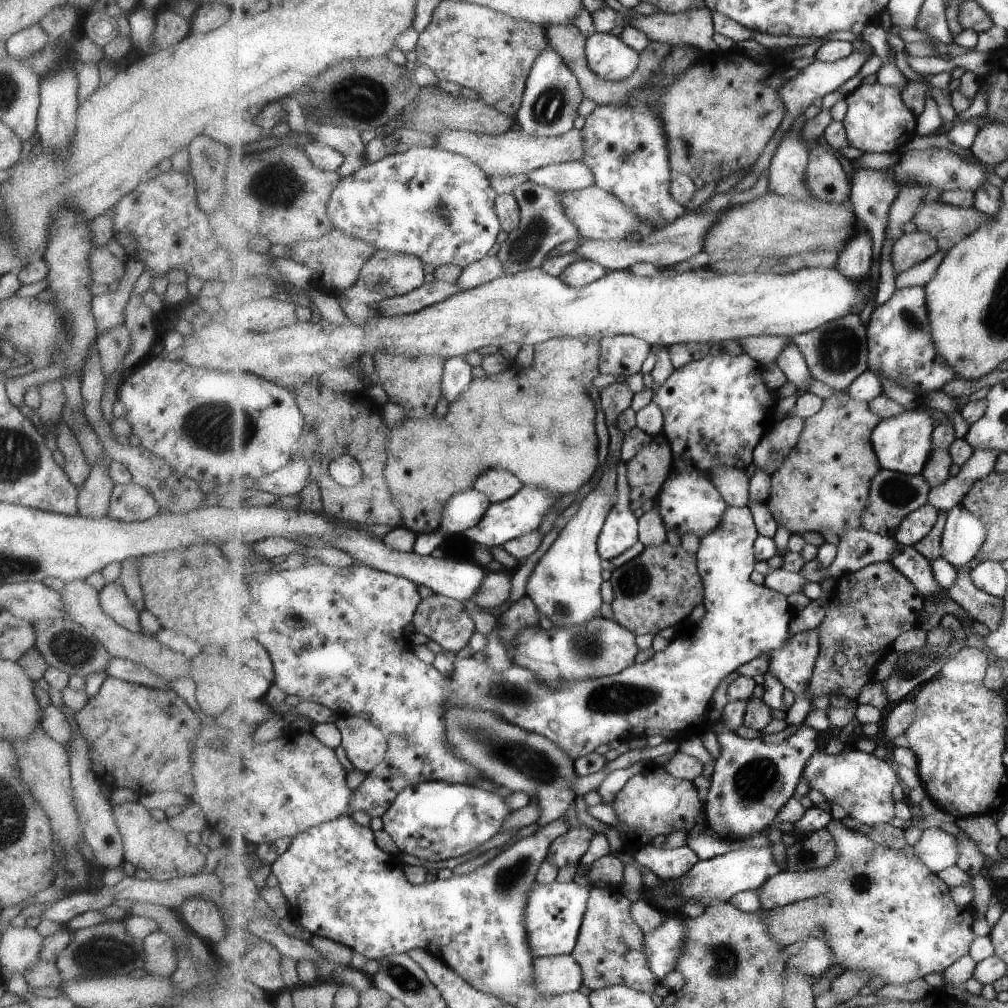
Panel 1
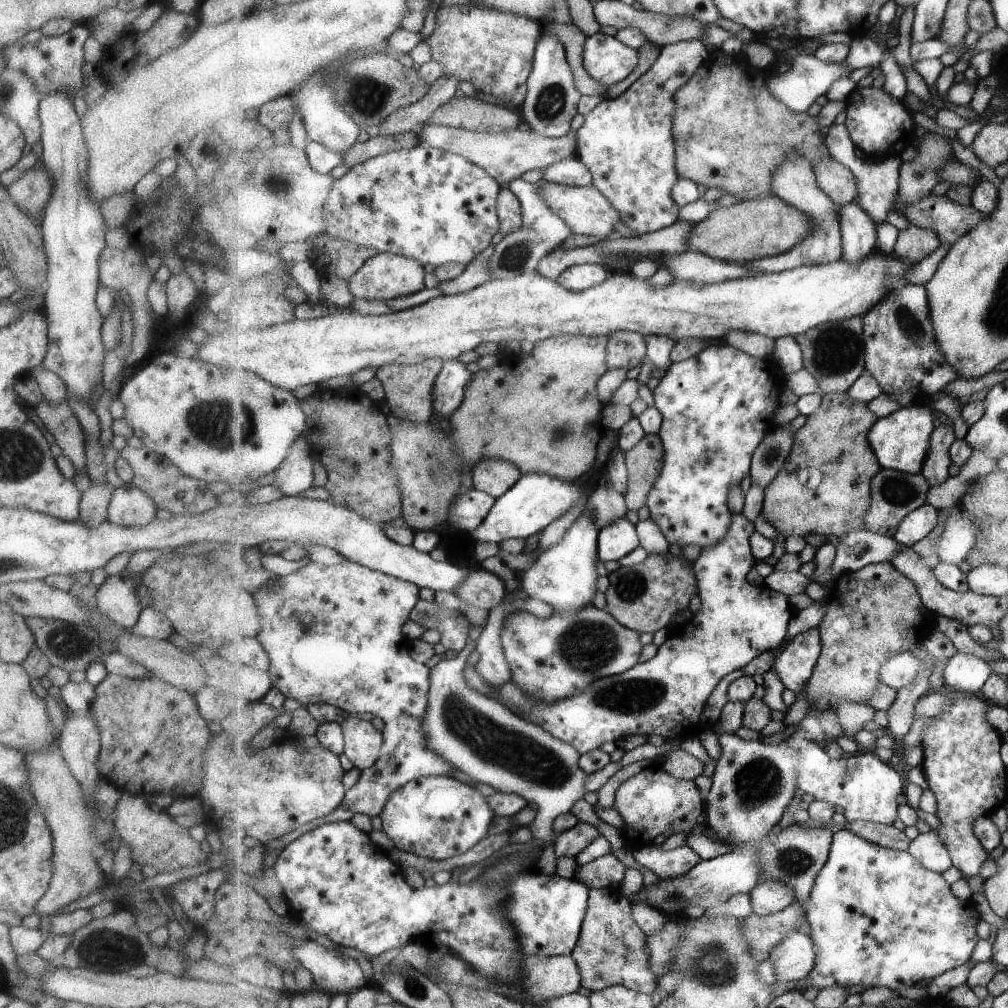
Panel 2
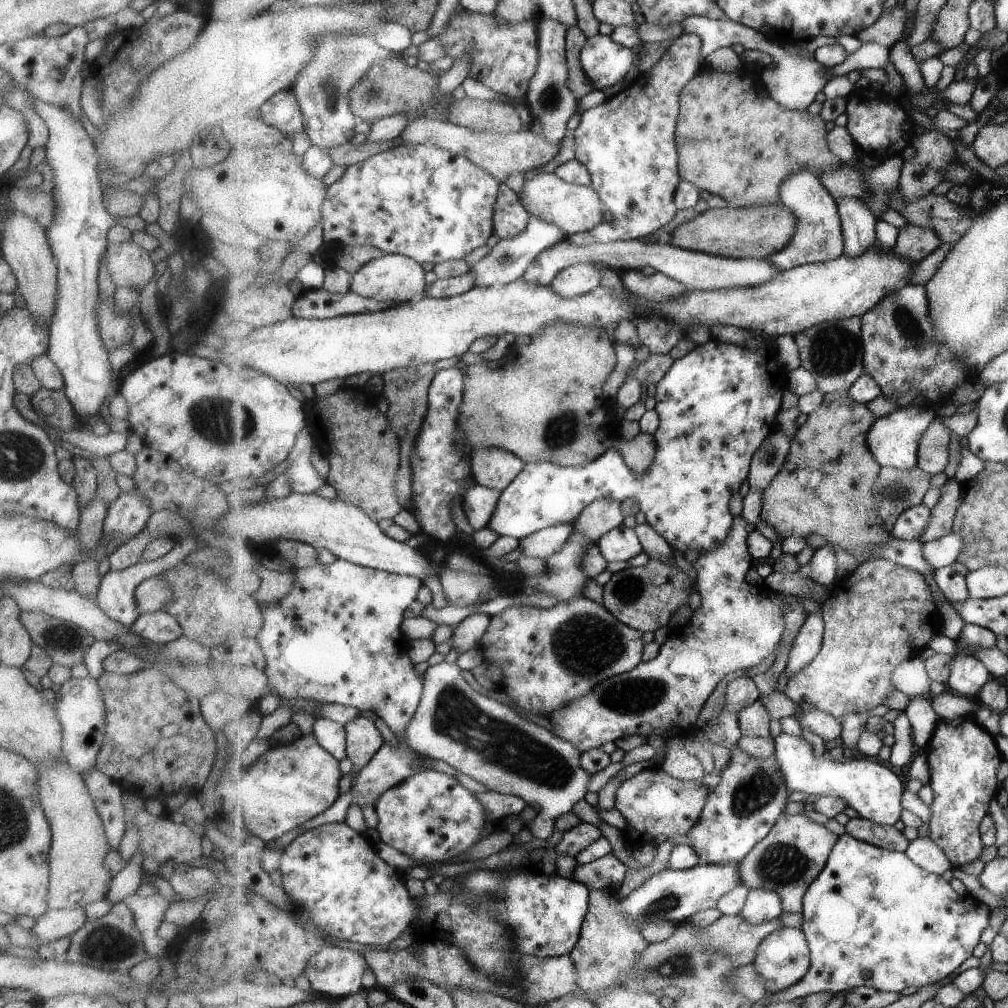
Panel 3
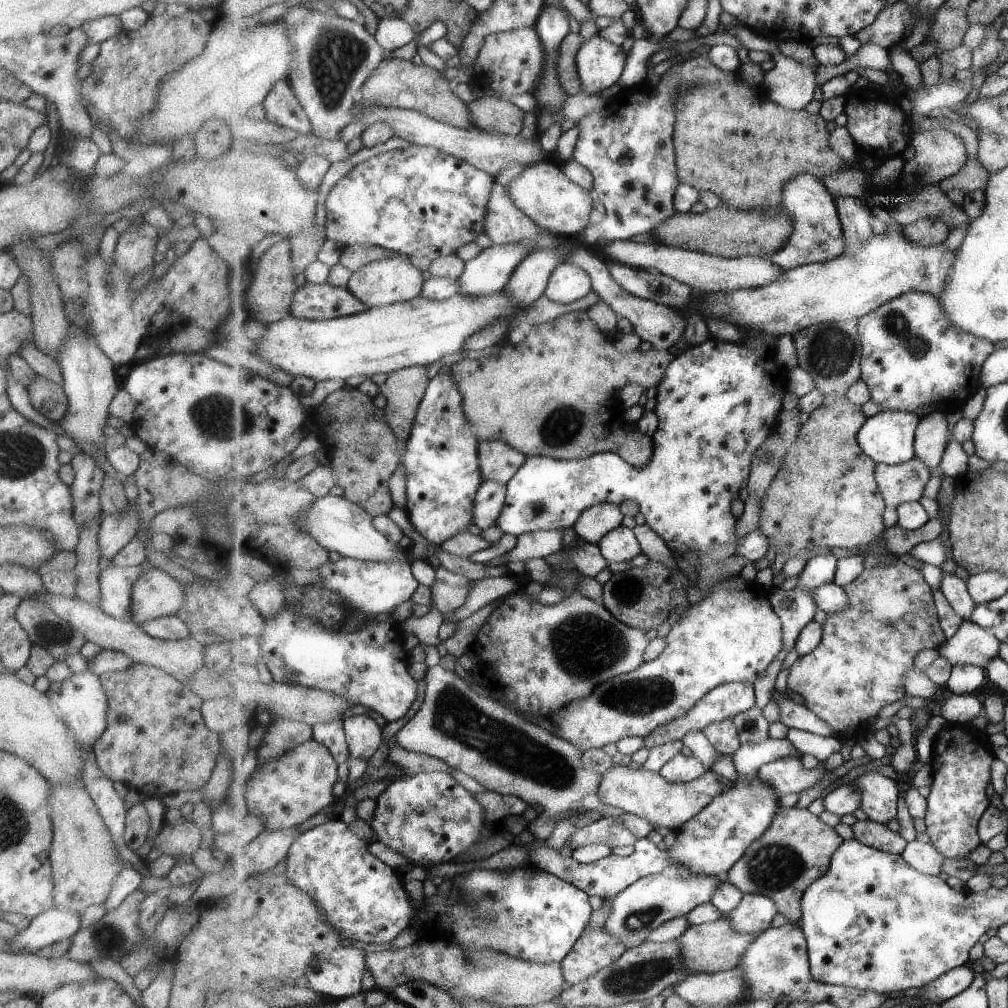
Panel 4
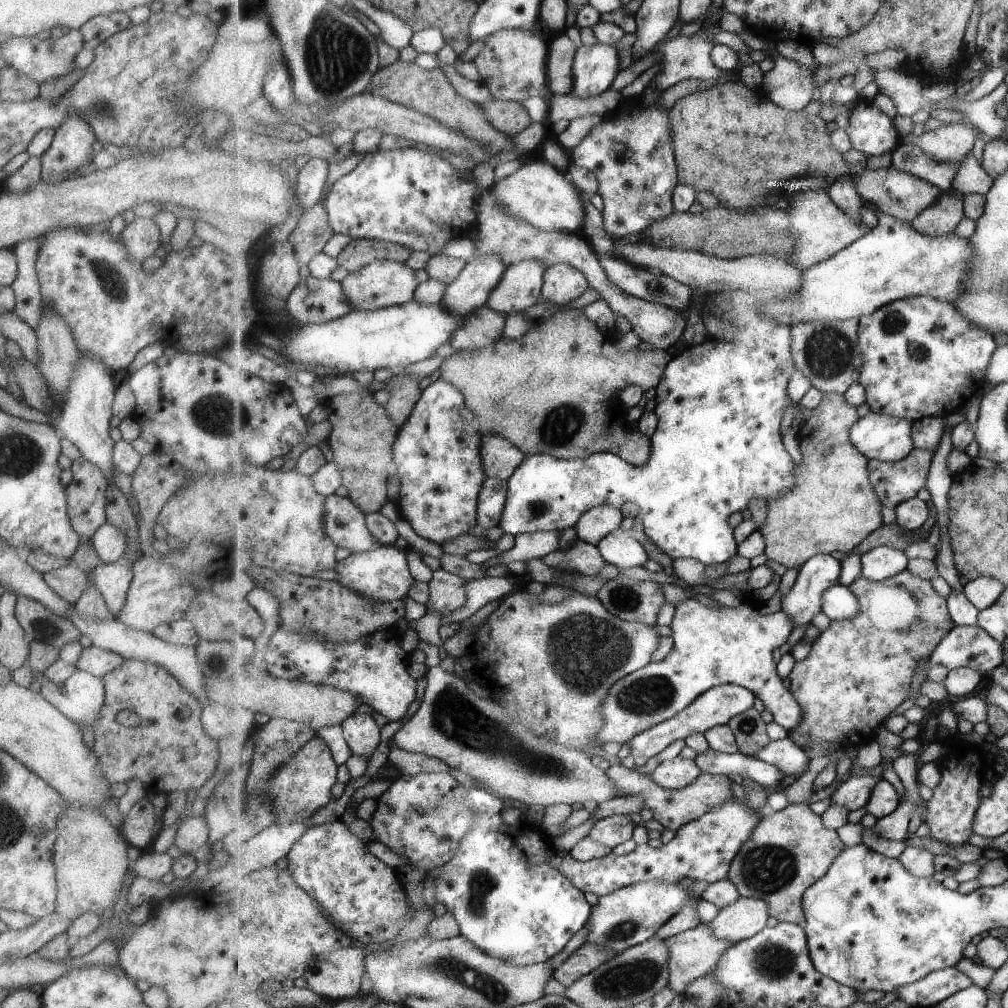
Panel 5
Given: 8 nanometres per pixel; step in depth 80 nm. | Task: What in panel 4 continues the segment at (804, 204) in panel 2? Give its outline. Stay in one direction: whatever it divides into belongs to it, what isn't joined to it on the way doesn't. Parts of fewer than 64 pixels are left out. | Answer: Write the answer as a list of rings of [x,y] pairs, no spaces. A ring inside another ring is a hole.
[[[811,174],[799,175],[784,186],[783,193],[782,209],[794,216],[795,231],[781,250],[771,254],[775,264],[791,270],[801,265],[831,260],[849,250],[849,238],[836,198],[822,180]]]

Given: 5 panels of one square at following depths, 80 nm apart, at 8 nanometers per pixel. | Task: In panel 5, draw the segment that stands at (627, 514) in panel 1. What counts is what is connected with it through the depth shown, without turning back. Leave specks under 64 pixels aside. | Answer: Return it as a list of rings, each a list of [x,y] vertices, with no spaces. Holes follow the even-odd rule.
[[[619,529],[615,534],[608,536],[600,546],[600,553],[605,562],[616,565],[621,570],[645,566],[645,562],[649,560],[645,548],[629,534],[628,530]]]

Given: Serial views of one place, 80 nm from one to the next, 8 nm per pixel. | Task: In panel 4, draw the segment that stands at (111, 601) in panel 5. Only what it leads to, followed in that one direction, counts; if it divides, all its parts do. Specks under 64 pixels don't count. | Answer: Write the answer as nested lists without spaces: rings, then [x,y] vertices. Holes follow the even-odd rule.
[[[113,564],[99,571],[99,608],[105,614],[116,619],[130,620],[128,608],[131,587],[141,571],[142,566],[132,565],[118,567]]]

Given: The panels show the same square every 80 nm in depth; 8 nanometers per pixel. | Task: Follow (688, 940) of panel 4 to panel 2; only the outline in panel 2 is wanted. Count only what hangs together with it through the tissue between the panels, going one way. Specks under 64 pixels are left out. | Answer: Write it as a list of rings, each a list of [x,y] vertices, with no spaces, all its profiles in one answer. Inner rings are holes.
[[[795,902],[785,910],[759,916],[755,913],[744,917],[744,929],[742,935],[750,943],[752,957],[756,961],[764,960],[766,953],[789,933],[796,931],[797,922],[804,915],[806,919],[806,906],[798,906]]]

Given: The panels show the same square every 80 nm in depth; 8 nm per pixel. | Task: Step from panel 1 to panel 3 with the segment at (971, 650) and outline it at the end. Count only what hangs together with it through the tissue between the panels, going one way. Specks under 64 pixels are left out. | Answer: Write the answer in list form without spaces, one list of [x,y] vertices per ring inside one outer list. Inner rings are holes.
[[[971,655],[954,656],[947,684],[955,692],[974,698],[993,678],[985,664]]]

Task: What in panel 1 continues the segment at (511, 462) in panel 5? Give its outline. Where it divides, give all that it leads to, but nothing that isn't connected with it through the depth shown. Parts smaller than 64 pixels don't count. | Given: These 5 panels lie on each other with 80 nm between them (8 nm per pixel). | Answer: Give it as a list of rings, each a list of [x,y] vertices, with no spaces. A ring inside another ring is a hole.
[[[497,466],[485,469],[473,488],[484,492],[492,503],[498,503],[515,496],[523,486],[524,483],[515,473]]]

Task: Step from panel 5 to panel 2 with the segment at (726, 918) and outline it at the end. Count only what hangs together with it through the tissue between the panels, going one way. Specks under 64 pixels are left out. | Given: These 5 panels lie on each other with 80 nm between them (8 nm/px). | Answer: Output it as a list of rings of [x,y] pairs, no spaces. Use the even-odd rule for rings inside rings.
[[[777,880],[761,882],[750,893],[753,913],[762,917],[785,910],[794,902],[793,889]]]

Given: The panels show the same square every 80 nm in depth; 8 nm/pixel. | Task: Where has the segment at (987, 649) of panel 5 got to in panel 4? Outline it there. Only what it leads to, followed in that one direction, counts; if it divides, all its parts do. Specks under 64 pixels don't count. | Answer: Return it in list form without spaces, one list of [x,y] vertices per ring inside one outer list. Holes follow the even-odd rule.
[[[963,622],[957,632],[937,649],[939,656],[947,658],[951,666],[975,665],[985,668],[999,656],[1001,641],[982,626]]]

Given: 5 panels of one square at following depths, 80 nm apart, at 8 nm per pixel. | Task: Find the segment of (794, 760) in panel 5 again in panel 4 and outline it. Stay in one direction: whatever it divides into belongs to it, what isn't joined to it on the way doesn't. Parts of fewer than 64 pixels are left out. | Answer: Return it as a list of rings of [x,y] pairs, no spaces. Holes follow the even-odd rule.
[[[769,737],[758,743],[741,744],[731,761],[737,775],[740,778],[743,776],[745,782],[750,782],[765,763],[786,759],[792,755],[801,757],[802,752],[788,738]]]

